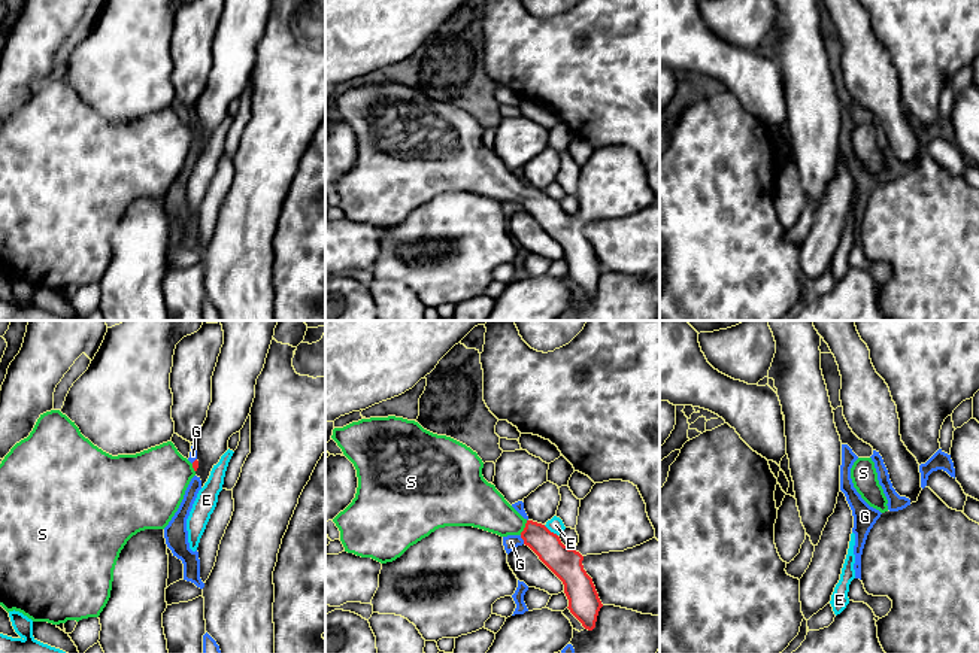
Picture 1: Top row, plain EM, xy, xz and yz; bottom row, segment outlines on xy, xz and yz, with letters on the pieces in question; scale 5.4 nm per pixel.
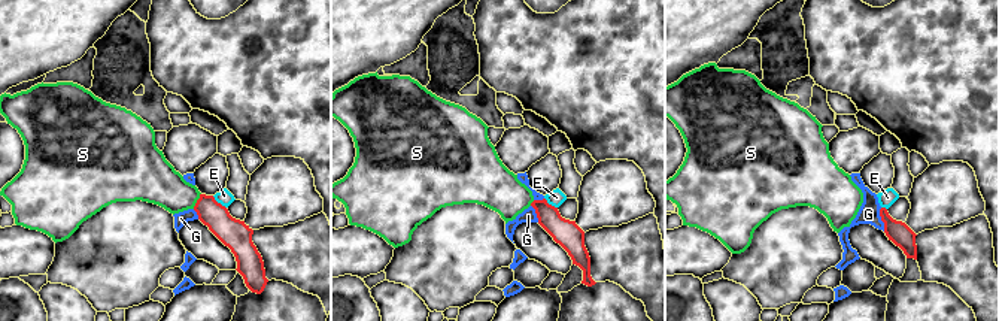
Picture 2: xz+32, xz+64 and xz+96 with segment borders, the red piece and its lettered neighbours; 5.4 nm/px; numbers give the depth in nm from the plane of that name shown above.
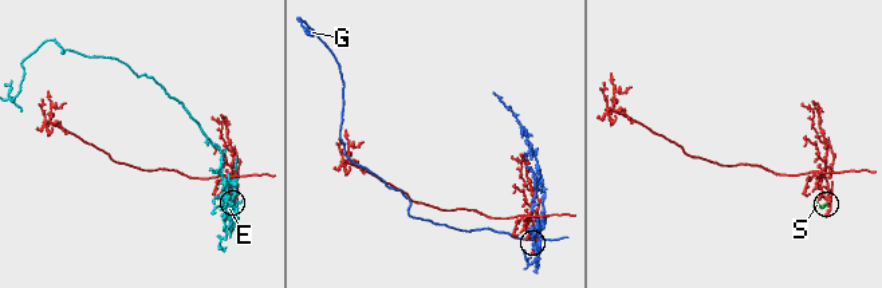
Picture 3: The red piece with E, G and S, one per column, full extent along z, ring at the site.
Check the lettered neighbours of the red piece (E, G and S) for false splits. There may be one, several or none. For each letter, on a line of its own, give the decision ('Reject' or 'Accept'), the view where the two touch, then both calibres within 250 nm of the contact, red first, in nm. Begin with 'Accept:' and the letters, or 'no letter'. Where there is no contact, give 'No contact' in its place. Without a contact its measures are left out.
Accept: S
E: Reject. Touches red in xz. Thickness 170 nm (red) against 90 nm
G: Reject. Touches red in xz. Thickness 160 nm (red) against 80 nm
S: Accept. Touches red in xz. Thickness 160 nm (red) against 240 nm

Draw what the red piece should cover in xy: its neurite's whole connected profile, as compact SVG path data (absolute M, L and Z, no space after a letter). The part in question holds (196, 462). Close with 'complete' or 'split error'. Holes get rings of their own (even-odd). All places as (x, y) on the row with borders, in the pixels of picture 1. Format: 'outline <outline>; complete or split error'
outline M51 410L37 419L30 435L16 443L0 464L0 605L9 611L19 611L33 622L48 622L52 625L66 623L67 620L82 620L88 617L98 617L106 607L113 581L113 570L121 550L127 541L145 529L164 529L175 513L178 511L185 490L196 476L198 461L193 464L184 458L172 441L151 447L136 455L112 456L88 438L85 438L79 428L60 410Z; split error

